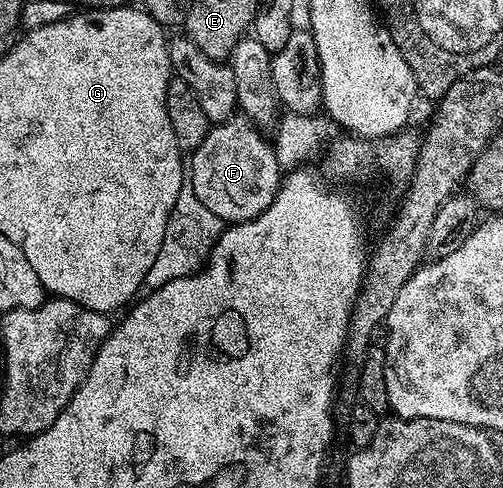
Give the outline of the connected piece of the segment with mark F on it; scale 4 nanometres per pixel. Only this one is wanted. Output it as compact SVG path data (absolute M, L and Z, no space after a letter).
M234 115L225 121L214 124L208 135L199 143L199 147L192 150L190 159L187 161L187 181L193 186L195 195L199 201L213 211L224 223L236 223L239 221L250 221L255 219L273 202L277 193L277 186L283 180L283 170L277 162L274 146L270 138L265 138L260 128L254 125L244 115Z

